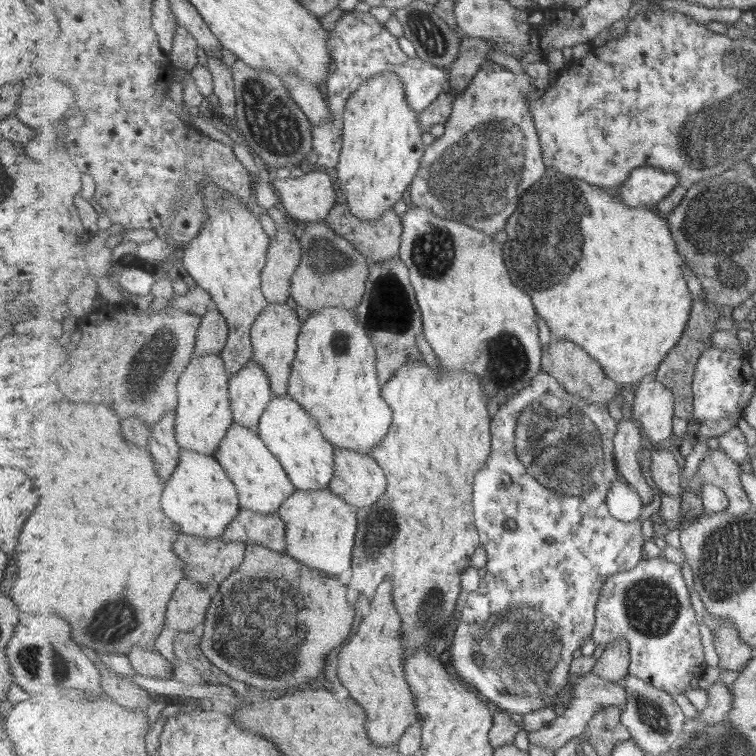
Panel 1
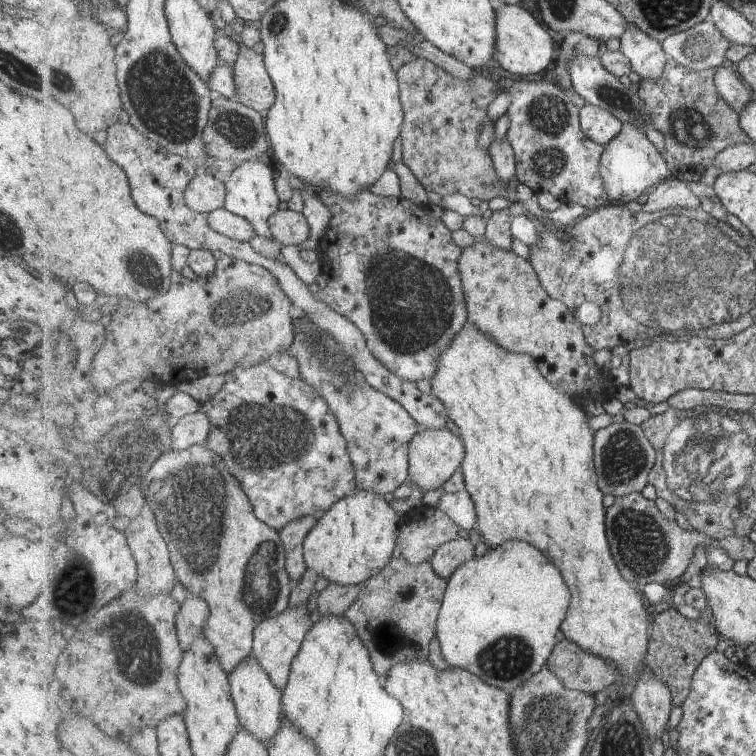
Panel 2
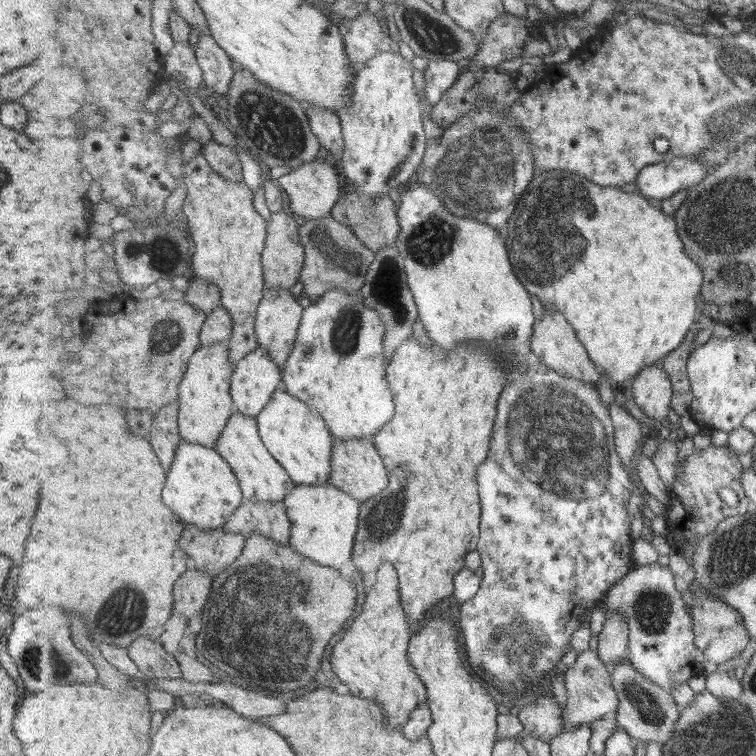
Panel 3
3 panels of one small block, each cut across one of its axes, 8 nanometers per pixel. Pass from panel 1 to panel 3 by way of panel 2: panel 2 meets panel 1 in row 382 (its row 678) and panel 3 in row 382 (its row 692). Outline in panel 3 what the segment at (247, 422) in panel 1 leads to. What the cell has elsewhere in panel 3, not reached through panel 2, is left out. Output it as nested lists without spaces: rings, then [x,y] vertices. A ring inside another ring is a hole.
[[[258,344],[243,360],[235,364],[232,378],[232,399],[235,411],[246,415],[257,415],[269,404],[277,390],[283,388],[282,370],[269,354],[269,349]]]

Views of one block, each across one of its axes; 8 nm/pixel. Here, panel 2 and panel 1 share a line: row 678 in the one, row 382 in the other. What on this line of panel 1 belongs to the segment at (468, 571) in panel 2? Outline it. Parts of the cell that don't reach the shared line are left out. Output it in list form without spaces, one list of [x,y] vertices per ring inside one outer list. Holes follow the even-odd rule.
[[[410,206],[402,216],[402,223],[404,224],[404,233],[399,256],[408,265],[410,279],[416,289],[416,297],[420,304],[422,320],[424,321],[424,336],[437,358],[439,358],[443,368],[461,372],[473,371],[480,376],[483,388],[485,388],[486,395],[490,400],[490,412],[495,416],[501,407],[509,404],[521,391],[525,390],[532,383],[532,378],[539,375],[542,370],[544,347],[541,346],[541,338],[539,338],[538,313],[536,308],[533,308],[532,298],[523,288],[513,282],[505,258],[503,258],[503,248],[493,240],[493,236],[489,236],[489,233],[481,232],[481,230],[473,228],[472,225],[463,224],[461,221],[449,220],[449,217],[437,215],[427,207]]]

